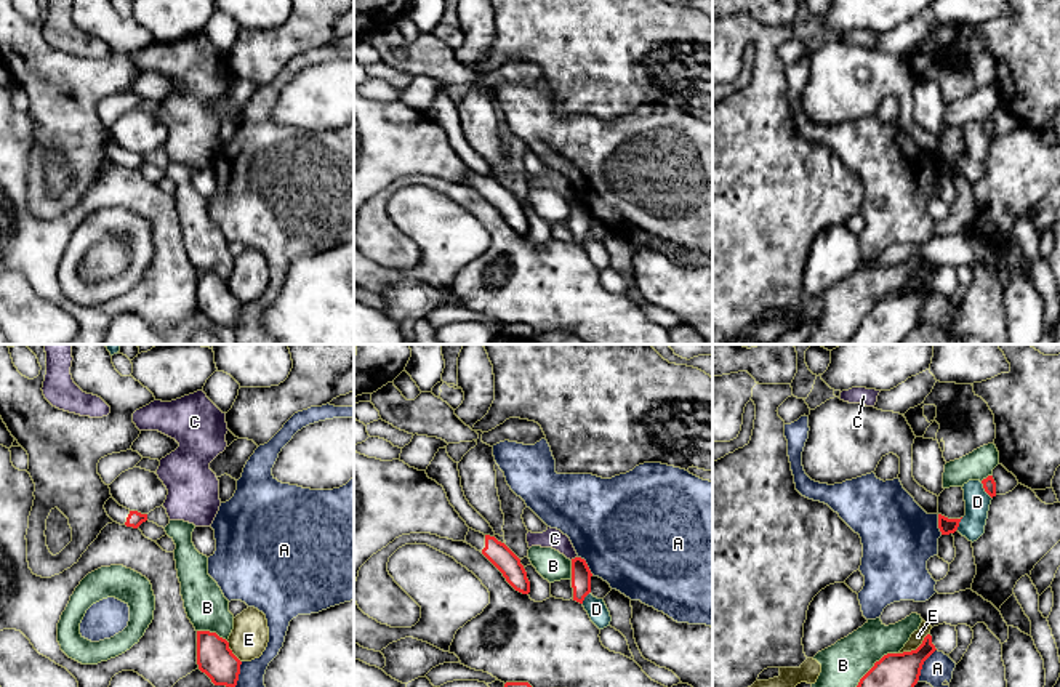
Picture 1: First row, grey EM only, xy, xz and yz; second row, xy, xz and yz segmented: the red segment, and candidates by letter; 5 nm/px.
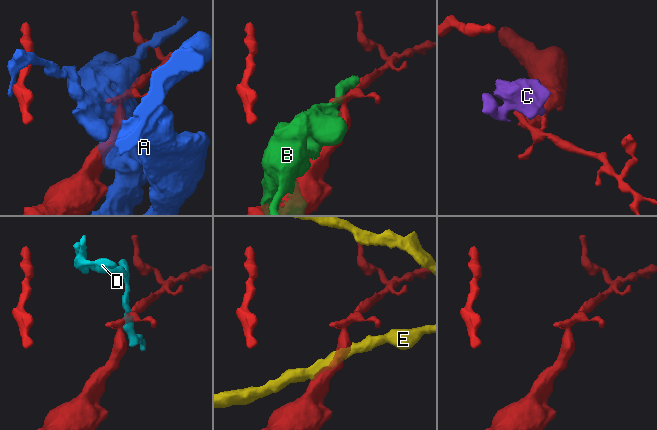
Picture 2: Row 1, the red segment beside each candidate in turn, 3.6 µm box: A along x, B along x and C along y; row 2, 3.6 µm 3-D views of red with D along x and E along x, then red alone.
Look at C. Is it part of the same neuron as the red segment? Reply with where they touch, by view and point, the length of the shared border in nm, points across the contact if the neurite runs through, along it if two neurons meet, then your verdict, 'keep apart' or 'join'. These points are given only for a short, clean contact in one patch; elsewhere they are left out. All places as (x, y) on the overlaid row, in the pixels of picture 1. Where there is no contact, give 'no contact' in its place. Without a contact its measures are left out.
meets red in xz at (575, 558); contact 40 nm long; border along xz (577, 556), (570, 559); keep apart

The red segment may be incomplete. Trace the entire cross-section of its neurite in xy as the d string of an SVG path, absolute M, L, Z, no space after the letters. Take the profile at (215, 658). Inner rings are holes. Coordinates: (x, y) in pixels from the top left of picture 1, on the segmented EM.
M197 631L197 665L215 685L237 685L242 661L216 633Z

